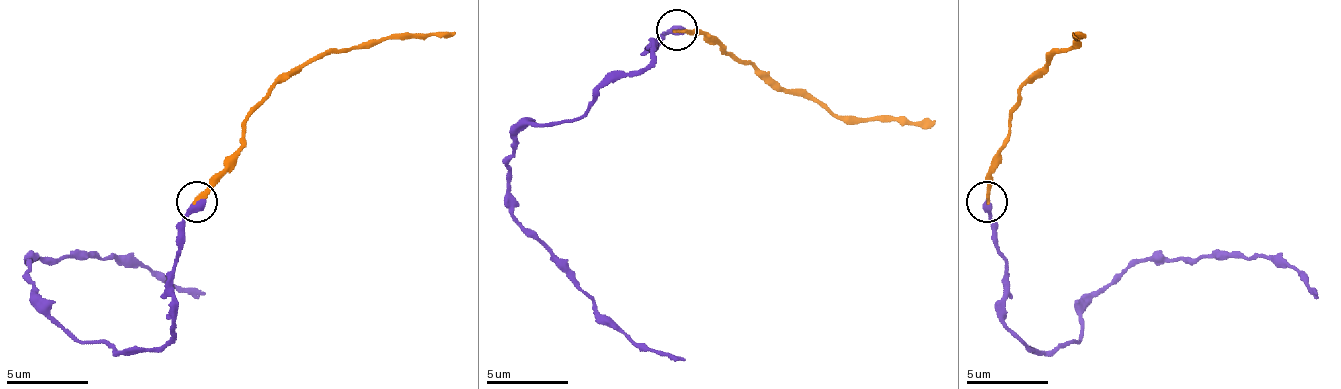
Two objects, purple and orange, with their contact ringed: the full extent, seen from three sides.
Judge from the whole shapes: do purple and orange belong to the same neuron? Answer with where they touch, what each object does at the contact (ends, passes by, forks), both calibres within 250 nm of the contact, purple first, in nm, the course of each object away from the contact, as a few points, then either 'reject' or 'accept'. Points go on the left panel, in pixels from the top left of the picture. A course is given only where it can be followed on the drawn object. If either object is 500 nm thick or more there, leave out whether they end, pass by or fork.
(197, 202) | 550/220 nm | purple via (198, 201), (173, 262), (173, 332), (157, 348), (79, 340), (30, 278), (30, 258), (136, 258), (206, 295) | orange via (198, 201), (226, 160), (243, 143), (255, 106), (304, 66), (374, 41), (456, 33) | accept

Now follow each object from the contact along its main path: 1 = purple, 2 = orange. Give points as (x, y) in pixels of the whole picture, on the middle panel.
1: (678, 29), (579, 115), (530, 123), (510, 160), (510, 213), (637, 344), (686, 360)
2: (678, 29), (706, 33), (723, 49), (735, 53), (784, 90), (854, 119), (936, 119)

